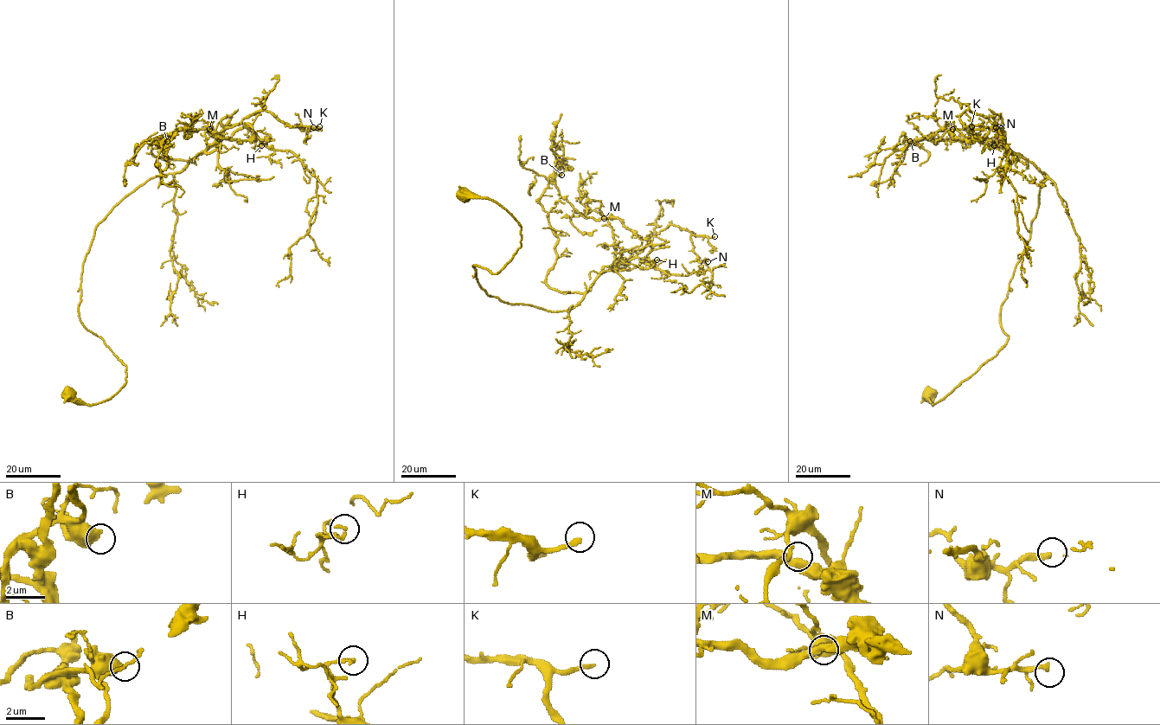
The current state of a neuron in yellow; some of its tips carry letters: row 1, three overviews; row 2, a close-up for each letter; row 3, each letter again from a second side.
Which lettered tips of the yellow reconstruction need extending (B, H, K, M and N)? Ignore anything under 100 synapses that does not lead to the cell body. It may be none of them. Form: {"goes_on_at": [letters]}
{"goes_on_at": []}

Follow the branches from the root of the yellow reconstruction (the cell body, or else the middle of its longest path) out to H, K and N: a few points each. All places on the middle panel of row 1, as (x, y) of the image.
H: (464, 190), (521, 227), (499, 272), (473, 266), (500, 300), (570, 310), (603, 272), (656, 259)
K: (464, 190), (521, 227), (499, 272), (473, 266), (509, 304), (570, 310), (670, 225), (714, 236)
N: (464, 190), (521, 227), (499, 272), (473, 266), (509, 304), (570, 310), (670, 225), (708, 261)

